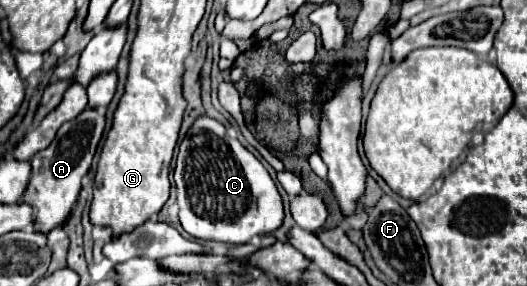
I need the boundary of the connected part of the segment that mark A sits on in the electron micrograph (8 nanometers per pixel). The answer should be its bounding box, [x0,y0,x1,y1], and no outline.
[23,108,107,232]

